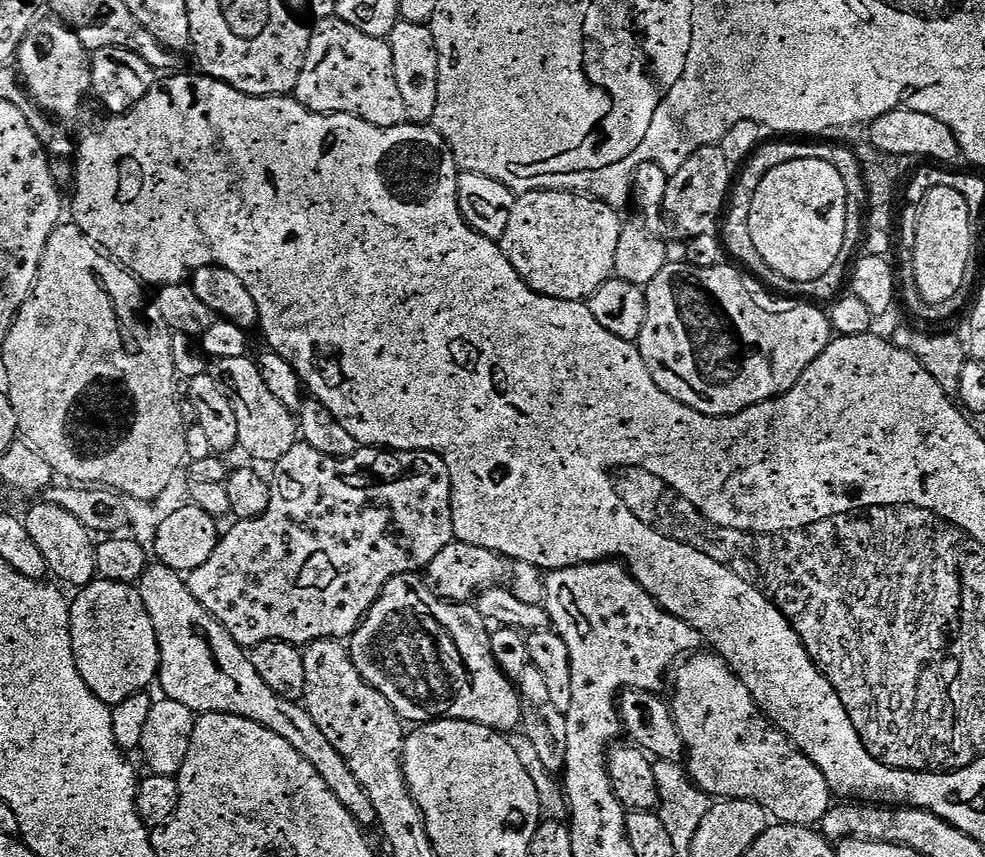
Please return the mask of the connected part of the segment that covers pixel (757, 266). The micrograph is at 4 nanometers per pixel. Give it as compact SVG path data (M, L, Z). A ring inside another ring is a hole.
M772 138L772 141L761 143L756 148L743 167L739 169L730 189L726 211L722 216L722 239L727 255L761 282L775 281L777 274L774 270L770 270L770 266L766 266L762 254L758 254L758 249L754 247L754 242L750 238L750 202L754 202L754 193L758 190L758 185L762 183L762 178L766 178L766 174L770 174L770 170L775 170L778 166L786 166L786 162L802 162L802 158L818 158L818 162L830 162L830 166L834 166L834 170L838 170L838 174L842 174L842 182L846 182L846 194L848 195L848 221L846 222L846 238L842 238L841 261L852 262L857 259L858 253L861 251L861 249L859 250L860 235L864 232L864 224L866 228L868 189L864 186L862 160L859 160L850 149L843 148L840 144L816 144L820 142L791 144L788 140L791 139Z

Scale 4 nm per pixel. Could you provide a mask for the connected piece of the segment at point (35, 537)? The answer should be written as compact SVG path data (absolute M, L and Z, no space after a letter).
M36 503L28 513L23 513L22 519L26 526L26 534L30 534L34 546L42 550L42 558L46 558L49 573L68 584L73 584L73 589L76 590L92 583L97 579L96 549L88 529L82 522L78 522L78 518L74 518L74 514L66 514L62 506Z

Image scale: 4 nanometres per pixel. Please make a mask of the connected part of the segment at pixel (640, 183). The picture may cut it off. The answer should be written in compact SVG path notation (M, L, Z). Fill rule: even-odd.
M643 164L638 166L632 174L632 193L630 195L630 204L636 213L632 217L623 221L624 229L618 238L618 254L614 254L614 266L616 271L614 273L615 279L625 280L631 284L638 284L647 286L651 280L658 278L658 274L664 265L667 264L666 260L666 240L665 237L660 237L660 224L662 228L662 217L664 215L664 199L666 198L666 186L668 185L669 173L662 170L662 166L657 164Z

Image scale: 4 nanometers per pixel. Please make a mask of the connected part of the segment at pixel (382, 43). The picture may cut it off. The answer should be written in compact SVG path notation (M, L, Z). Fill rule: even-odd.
M335 18L315 21L294 98L312 112L350 114L379 128L393 128L406 121L387 39L370 38Z

